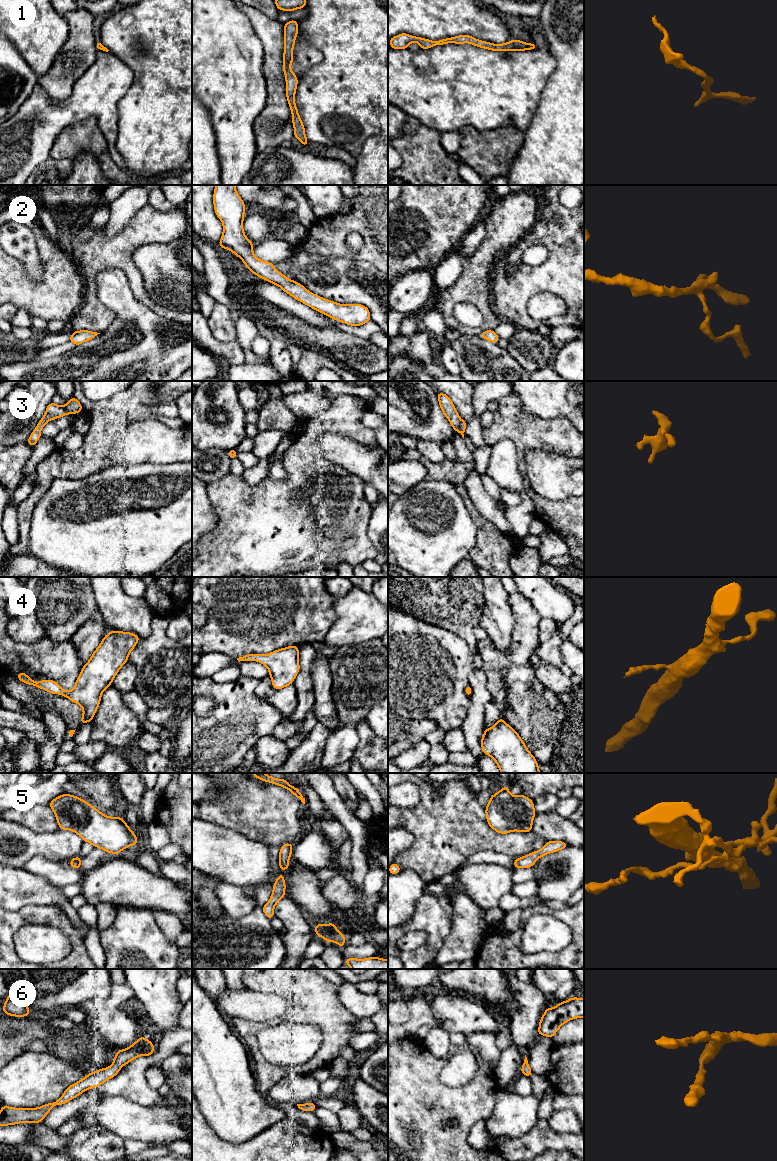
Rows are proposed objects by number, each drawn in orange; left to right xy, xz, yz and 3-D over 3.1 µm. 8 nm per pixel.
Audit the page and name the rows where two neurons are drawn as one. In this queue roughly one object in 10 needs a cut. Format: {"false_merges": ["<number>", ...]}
{"false_merges": []}

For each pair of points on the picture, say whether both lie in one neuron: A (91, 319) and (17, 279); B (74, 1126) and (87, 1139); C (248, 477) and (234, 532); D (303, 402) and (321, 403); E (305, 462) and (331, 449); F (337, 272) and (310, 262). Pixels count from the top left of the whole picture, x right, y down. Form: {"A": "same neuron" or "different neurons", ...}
{"A": "different neurons", "B": "different neurons", "C": "different neurons", "D": "same neuron", "E": "different neurons", "F": "same neuron"}

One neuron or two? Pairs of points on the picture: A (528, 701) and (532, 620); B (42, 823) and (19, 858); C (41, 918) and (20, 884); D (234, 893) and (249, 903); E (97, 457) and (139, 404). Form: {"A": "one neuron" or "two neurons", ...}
{"A": "one neuron", "B": "two neurons", "C": "two neurons", "D": "one neuron", "E": "one neuron"}

